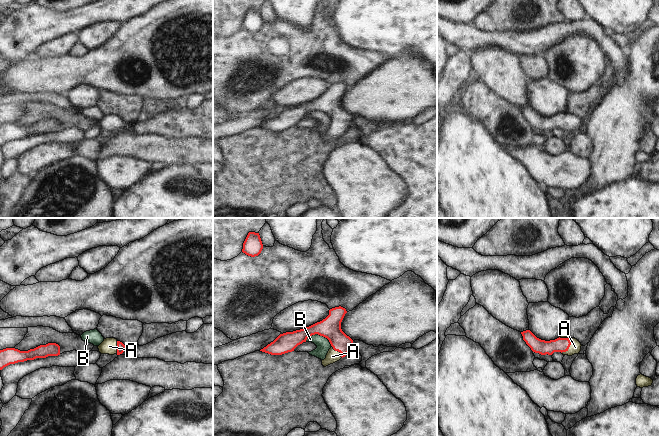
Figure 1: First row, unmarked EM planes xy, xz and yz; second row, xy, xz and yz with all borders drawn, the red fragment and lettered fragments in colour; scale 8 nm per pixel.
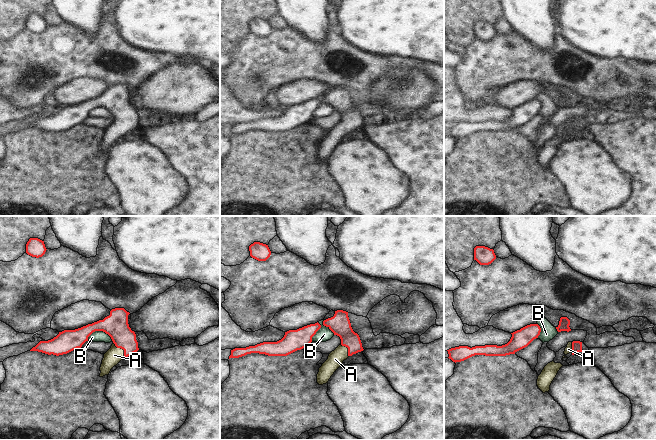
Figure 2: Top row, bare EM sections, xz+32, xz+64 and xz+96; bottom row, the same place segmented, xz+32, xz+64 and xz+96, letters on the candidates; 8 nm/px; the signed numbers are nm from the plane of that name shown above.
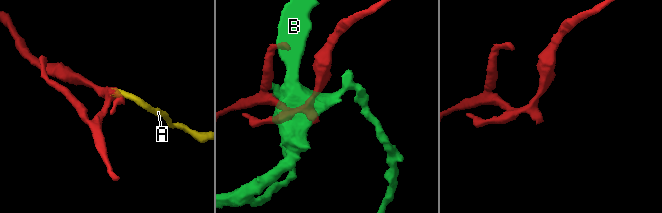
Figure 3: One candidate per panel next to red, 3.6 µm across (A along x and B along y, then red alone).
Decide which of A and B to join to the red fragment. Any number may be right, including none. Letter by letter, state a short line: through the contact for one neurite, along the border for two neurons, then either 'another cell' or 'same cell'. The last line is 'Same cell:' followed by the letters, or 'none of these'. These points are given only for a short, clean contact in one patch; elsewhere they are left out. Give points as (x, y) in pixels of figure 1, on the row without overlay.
A: yz (543, 123), (569, 122), (575, 123) | same cell
B: another cell
Same cell: A

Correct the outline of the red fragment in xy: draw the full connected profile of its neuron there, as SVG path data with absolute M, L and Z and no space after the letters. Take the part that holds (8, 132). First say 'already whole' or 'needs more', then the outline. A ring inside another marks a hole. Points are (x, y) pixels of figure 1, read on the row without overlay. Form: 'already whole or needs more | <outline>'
already whole | M56 119L40 121L28 127L20 127L15 124L6 124L0 126L0 146L10 140L58 131L60 131L60 122Z

